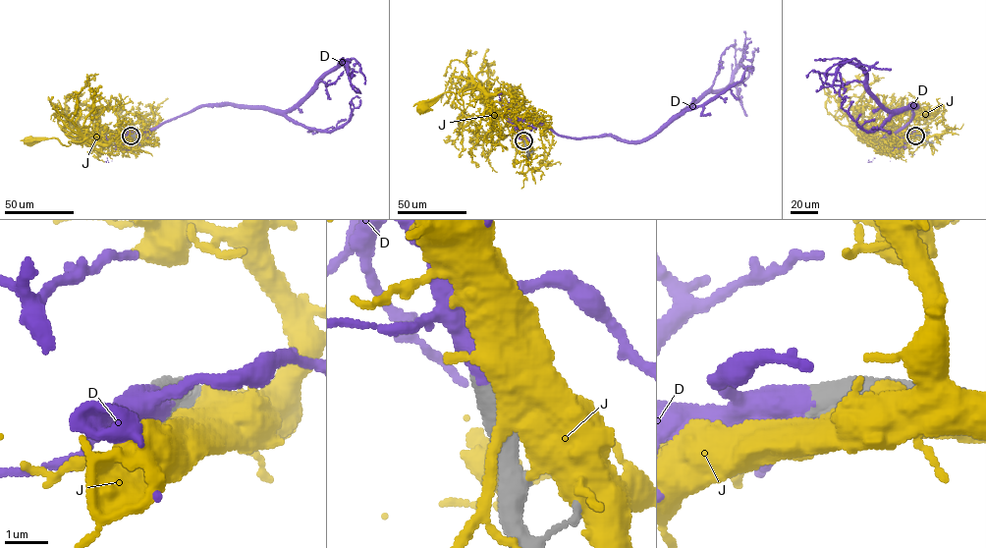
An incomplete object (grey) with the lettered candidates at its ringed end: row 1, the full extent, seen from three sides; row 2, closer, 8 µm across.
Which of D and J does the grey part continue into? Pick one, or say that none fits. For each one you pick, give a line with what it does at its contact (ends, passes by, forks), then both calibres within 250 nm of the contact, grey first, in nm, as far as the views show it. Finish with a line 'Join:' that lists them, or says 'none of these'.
D: it ends; calibres 600 and 650 nm
Join: D

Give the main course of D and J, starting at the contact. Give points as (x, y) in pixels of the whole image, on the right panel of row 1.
D: (915, 136), (902, 144), (898, 132), (915, 105), (889, 110), (872, 93), (856, 60), (834, 64), (823, 83)
J: (915, 136), (870, 142)

